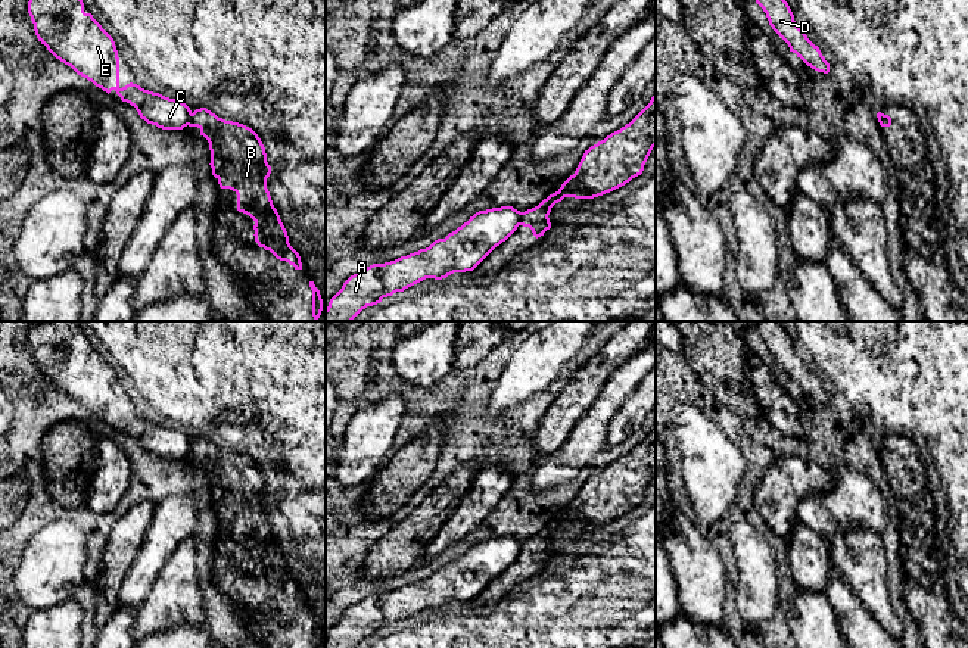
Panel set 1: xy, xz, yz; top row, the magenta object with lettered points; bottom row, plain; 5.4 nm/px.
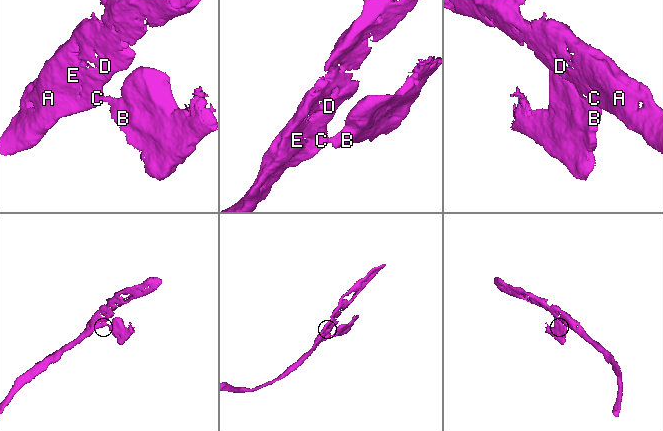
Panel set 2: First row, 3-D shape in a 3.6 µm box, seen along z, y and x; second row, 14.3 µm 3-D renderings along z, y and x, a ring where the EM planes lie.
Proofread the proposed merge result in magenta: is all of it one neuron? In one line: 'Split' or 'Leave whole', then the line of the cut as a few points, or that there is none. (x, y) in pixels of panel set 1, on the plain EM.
Split. Split along xz (523, 542), (519, 554)

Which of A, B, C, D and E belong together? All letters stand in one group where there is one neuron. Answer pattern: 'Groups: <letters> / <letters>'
Groups: A C D E / B

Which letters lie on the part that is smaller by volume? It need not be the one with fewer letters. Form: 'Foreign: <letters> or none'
Foreign: B

